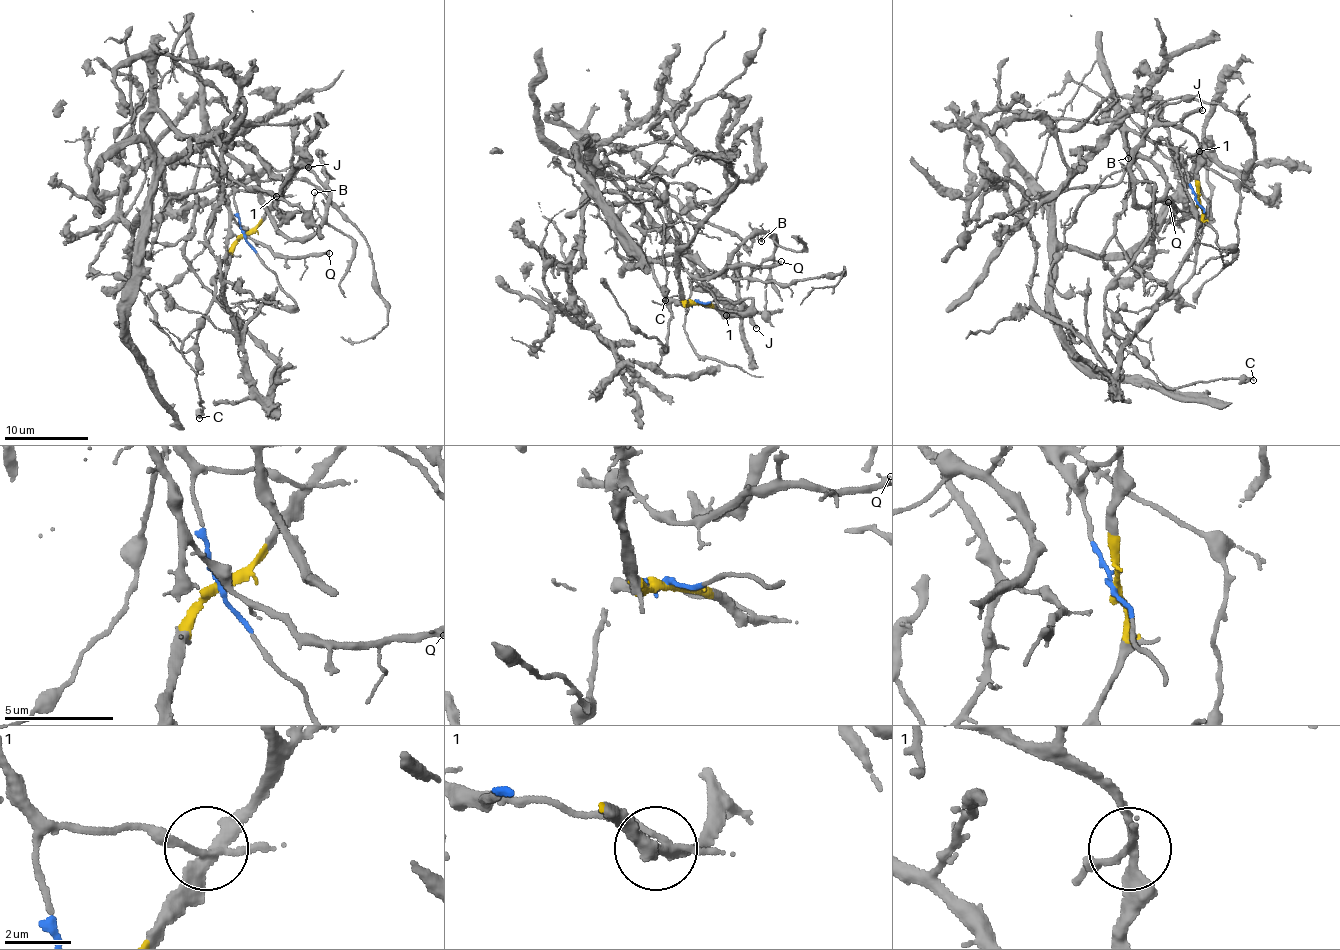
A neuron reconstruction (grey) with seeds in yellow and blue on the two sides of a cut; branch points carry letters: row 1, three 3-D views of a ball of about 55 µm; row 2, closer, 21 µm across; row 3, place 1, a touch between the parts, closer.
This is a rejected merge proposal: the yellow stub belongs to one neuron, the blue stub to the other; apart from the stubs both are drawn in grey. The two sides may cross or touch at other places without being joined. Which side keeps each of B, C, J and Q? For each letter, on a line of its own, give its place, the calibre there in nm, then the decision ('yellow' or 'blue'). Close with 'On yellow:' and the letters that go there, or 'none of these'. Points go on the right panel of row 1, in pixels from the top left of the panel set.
B: at (1128, 158); 110 nm thick; blue
C: at (1253, 380); 280 nm thick; blue
J: at (1202, 110); 300 nm thick; yellow
Q: at (1168, 202); 320 nm thick; blue
On yellow: J

